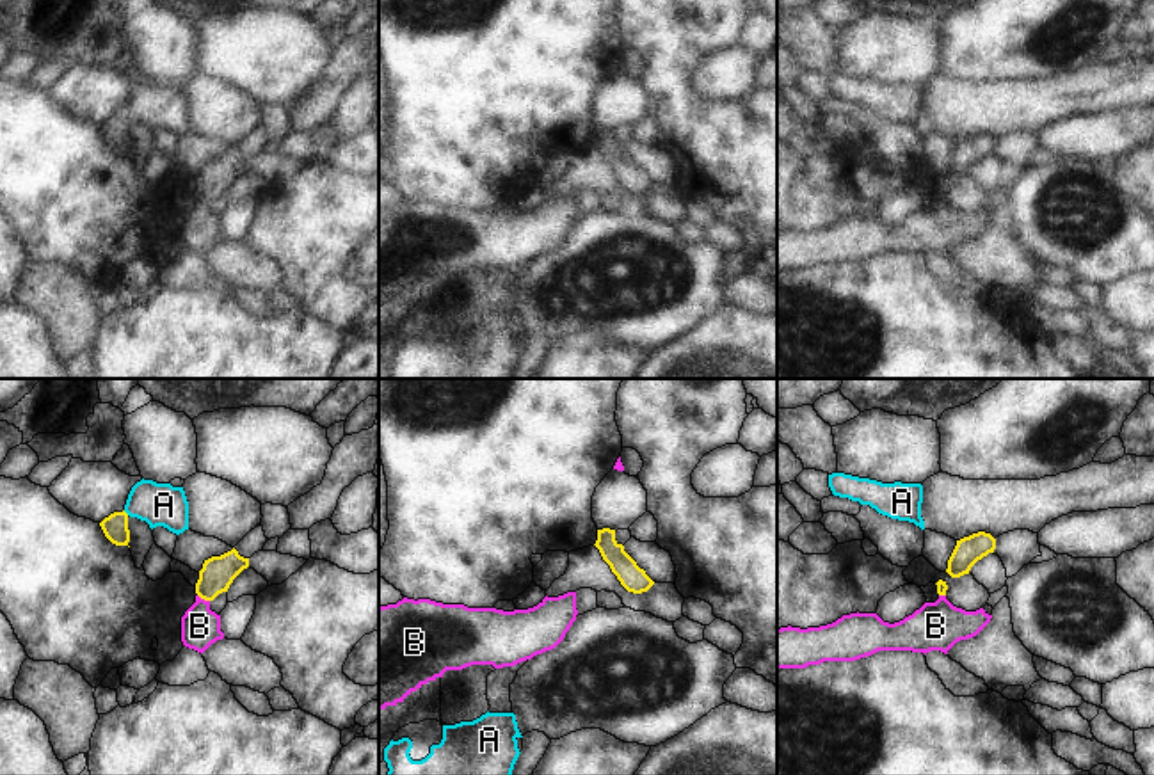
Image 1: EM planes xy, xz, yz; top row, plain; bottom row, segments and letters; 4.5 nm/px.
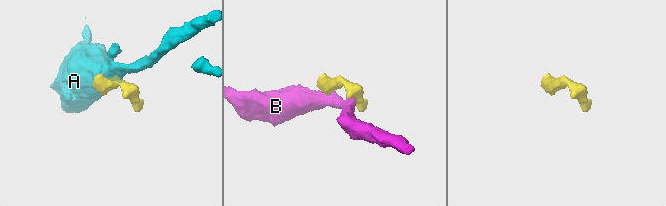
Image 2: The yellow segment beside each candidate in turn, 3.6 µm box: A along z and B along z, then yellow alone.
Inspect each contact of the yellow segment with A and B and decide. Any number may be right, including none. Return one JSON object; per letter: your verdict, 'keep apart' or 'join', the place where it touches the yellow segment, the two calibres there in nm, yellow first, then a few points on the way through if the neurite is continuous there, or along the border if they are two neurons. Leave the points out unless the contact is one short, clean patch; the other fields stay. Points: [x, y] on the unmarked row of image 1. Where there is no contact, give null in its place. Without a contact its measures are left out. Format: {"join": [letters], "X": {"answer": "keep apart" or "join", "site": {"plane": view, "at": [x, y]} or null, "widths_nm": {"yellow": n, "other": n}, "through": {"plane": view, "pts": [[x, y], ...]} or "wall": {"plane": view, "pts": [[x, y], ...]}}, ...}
{"join": [], "A": {"answer": "keep apart", "site": {"plane": "xy", "at": [125, 114]}, "widths_nm": {"yellow": 120, "other": 190}, "wall": {"plane": "xy", "pts": [[123, 112], [128, 116]]}}, "B": {"answer": "keep apart", "site": {"plane": "xy", "at": [203, 199]}, "widths_nm": {"yellow": 150, "other": 180}, "wall": {"plane": "xy", "pts": [[198, 196], [208, 203]]}}}

